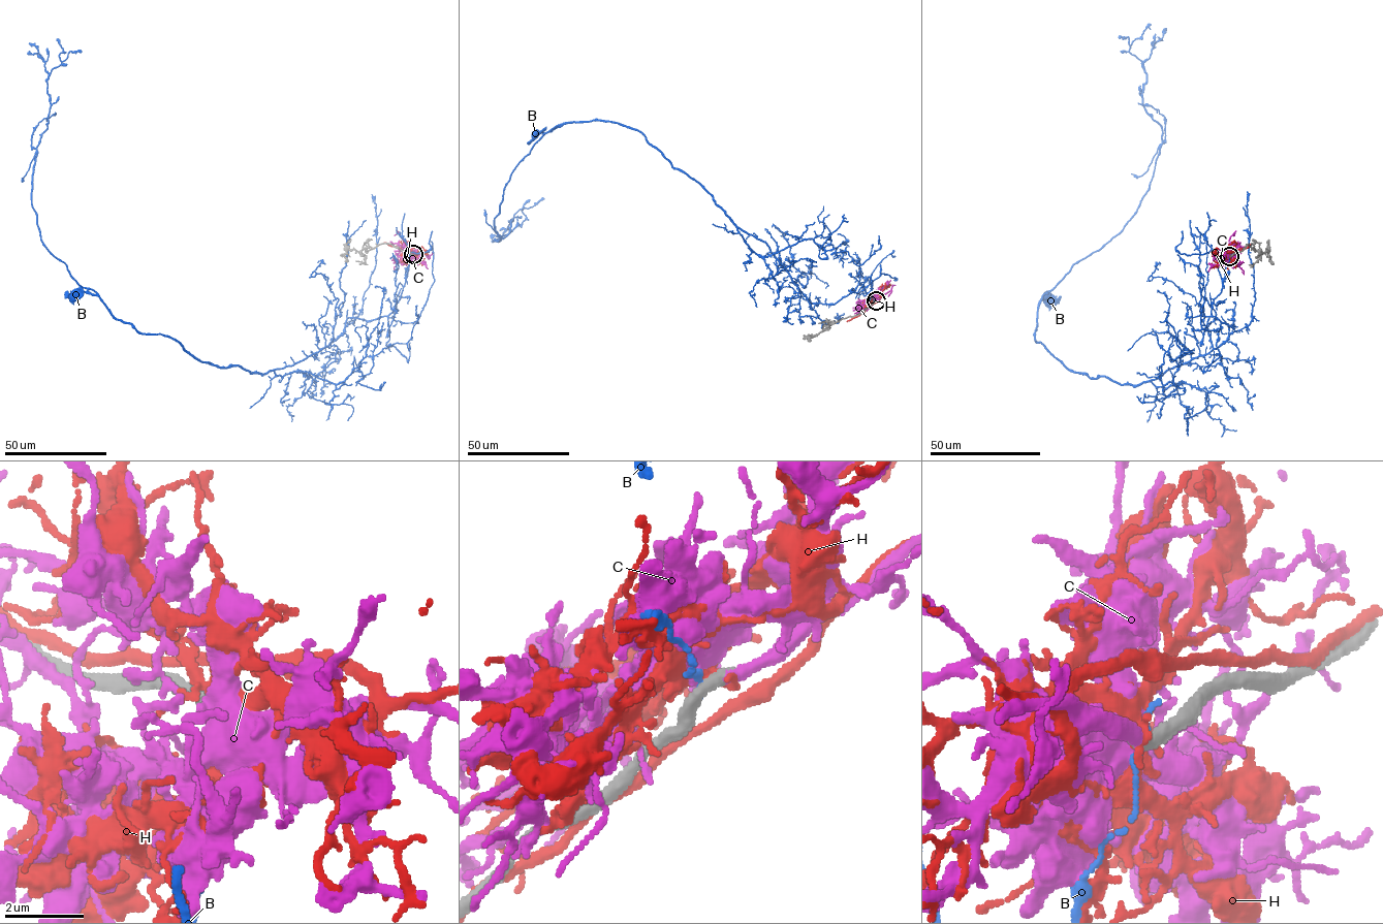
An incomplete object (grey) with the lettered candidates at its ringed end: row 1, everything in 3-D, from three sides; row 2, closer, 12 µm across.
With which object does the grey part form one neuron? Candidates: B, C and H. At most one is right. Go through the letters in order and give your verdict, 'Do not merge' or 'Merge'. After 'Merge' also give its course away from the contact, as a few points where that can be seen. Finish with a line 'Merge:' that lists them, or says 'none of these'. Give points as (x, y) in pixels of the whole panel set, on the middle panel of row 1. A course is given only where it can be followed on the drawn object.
B: Do not merge
C: Merge. Its course: (875, 300), (860, 312)
H: Do not merge
Merge: C

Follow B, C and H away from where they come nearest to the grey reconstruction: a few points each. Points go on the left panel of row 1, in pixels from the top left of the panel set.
B: (411, 254), (396, 310), (347, 318), (328, 345), (263, 374), (139, 333), (92, 289), (73, 296)
C: (412, 254), (398, 262), (394, 267), (398, 268)
H: (412, 254), (411, 256), (416, 256), (418, 252), (384, 242)

